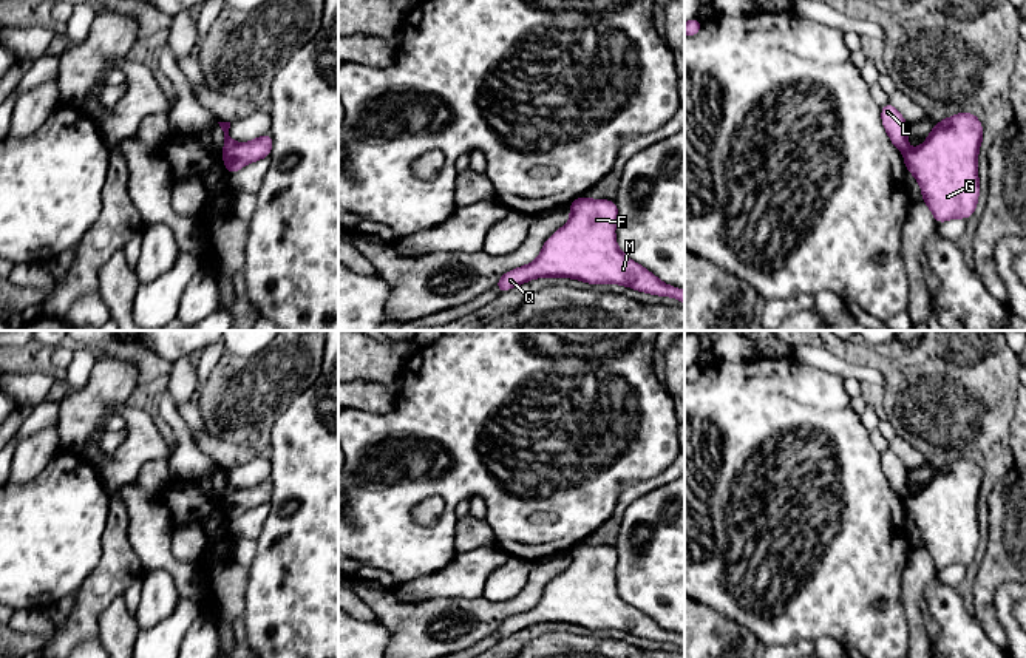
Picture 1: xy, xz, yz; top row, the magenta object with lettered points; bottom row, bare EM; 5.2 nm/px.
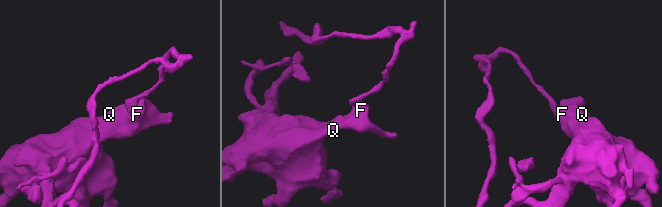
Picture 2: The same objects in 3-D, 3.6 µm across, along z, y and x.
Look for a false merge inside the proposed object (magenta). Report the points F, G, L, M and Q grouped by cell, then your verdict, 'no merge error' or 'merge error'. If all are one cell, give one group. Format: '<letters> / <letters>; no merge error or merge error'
F G M Q / L; merge error

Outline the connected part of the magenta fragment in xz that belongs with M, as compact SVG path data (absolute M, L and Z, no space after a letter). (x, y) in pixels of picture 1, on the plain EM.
M584 542L569 555L569 568L544 588L533 609L499 624L494 632L499 639L533 624L566 622L589 630L623 630L644 639L674 643L685 650L683 635L664 630L618 595L615 547Z

